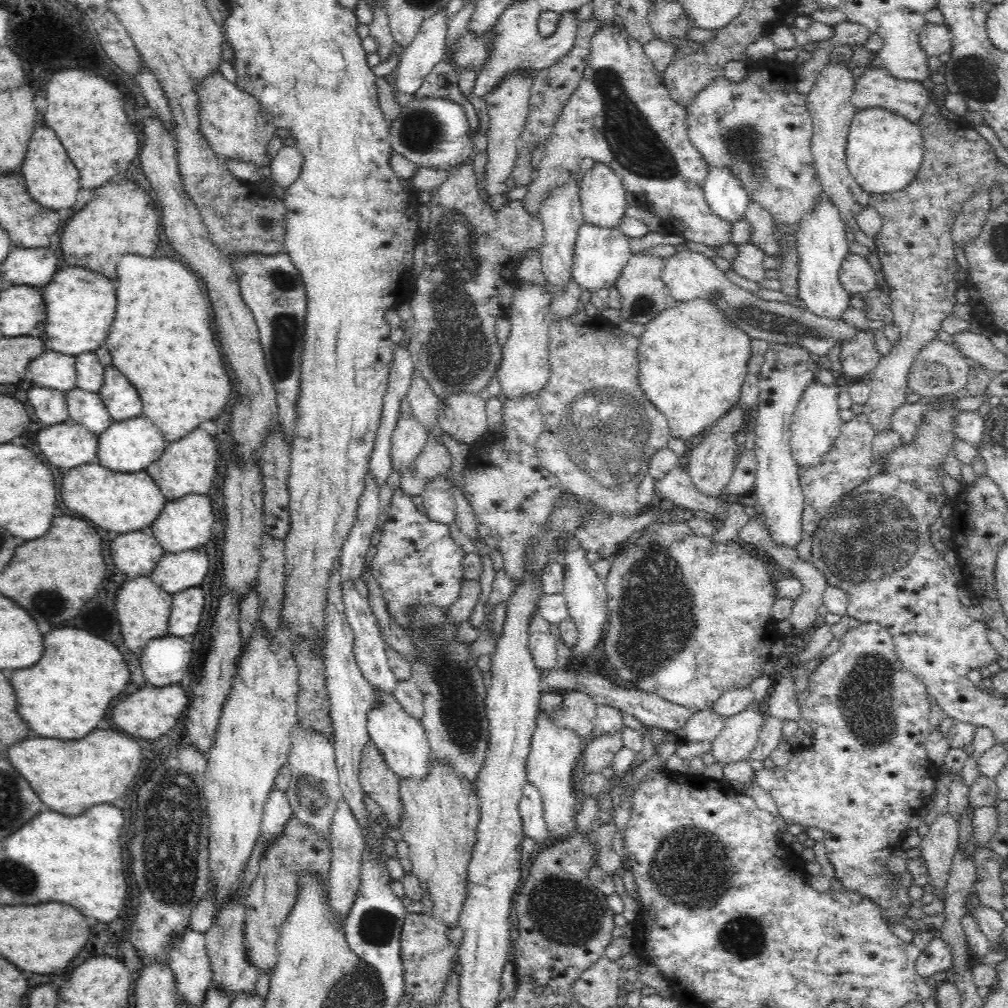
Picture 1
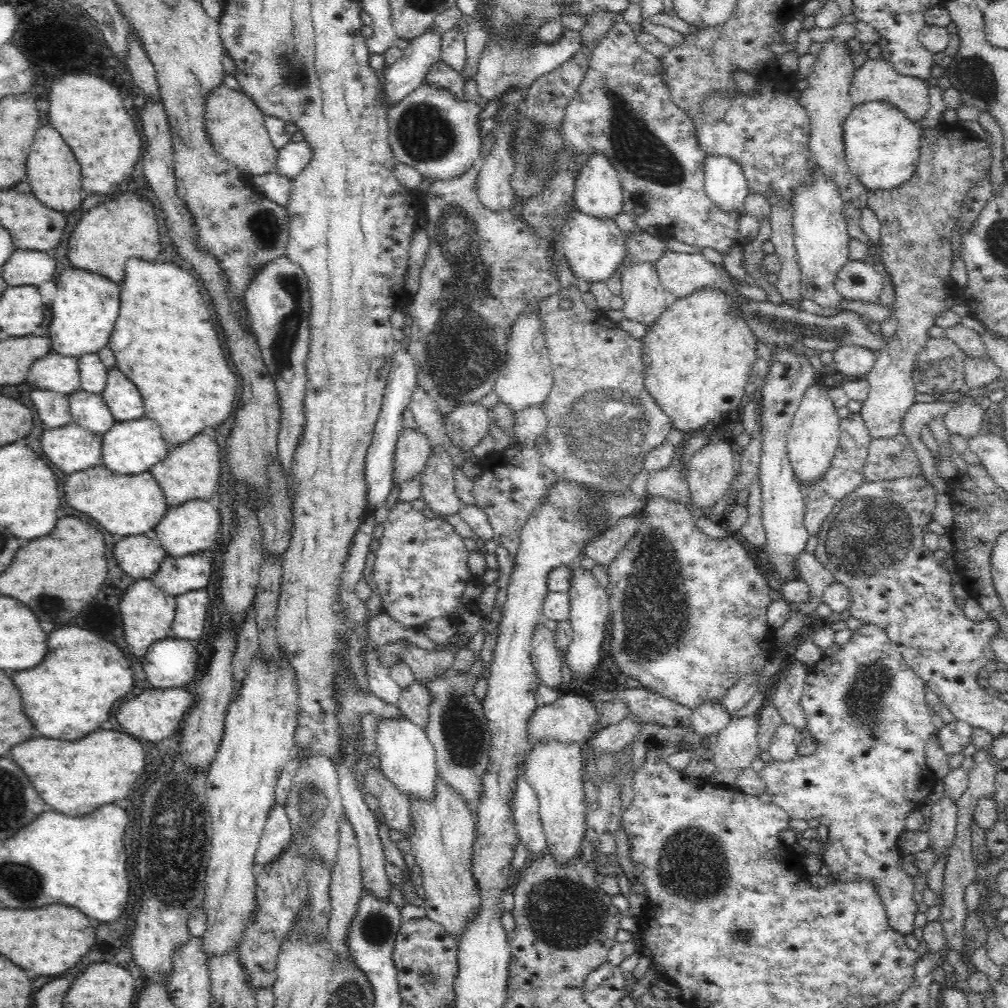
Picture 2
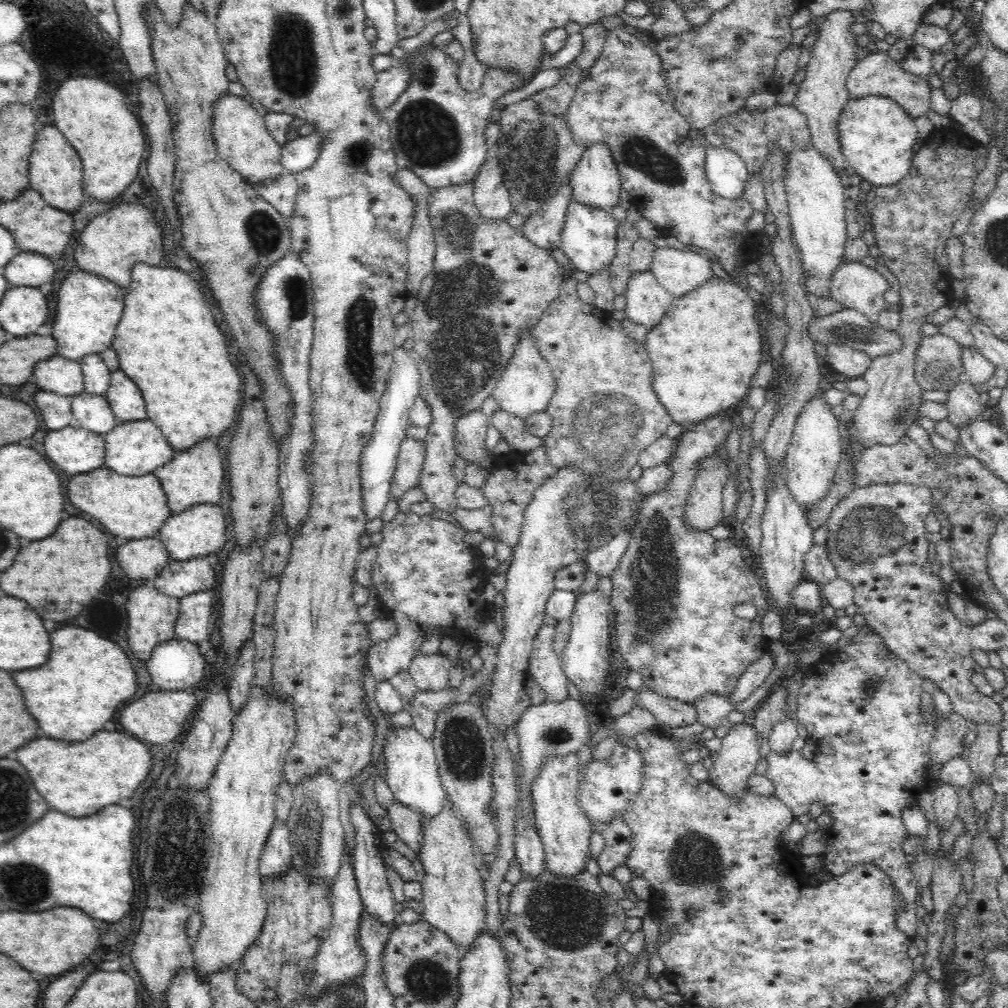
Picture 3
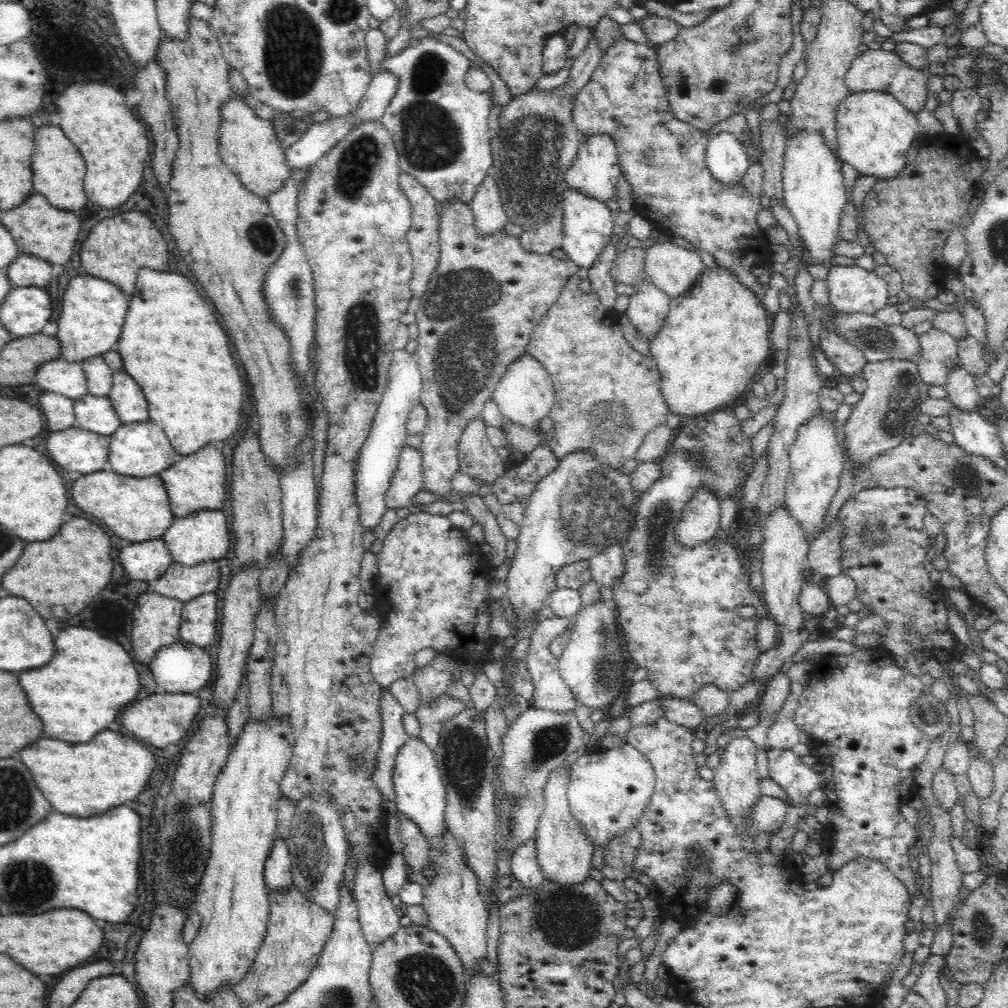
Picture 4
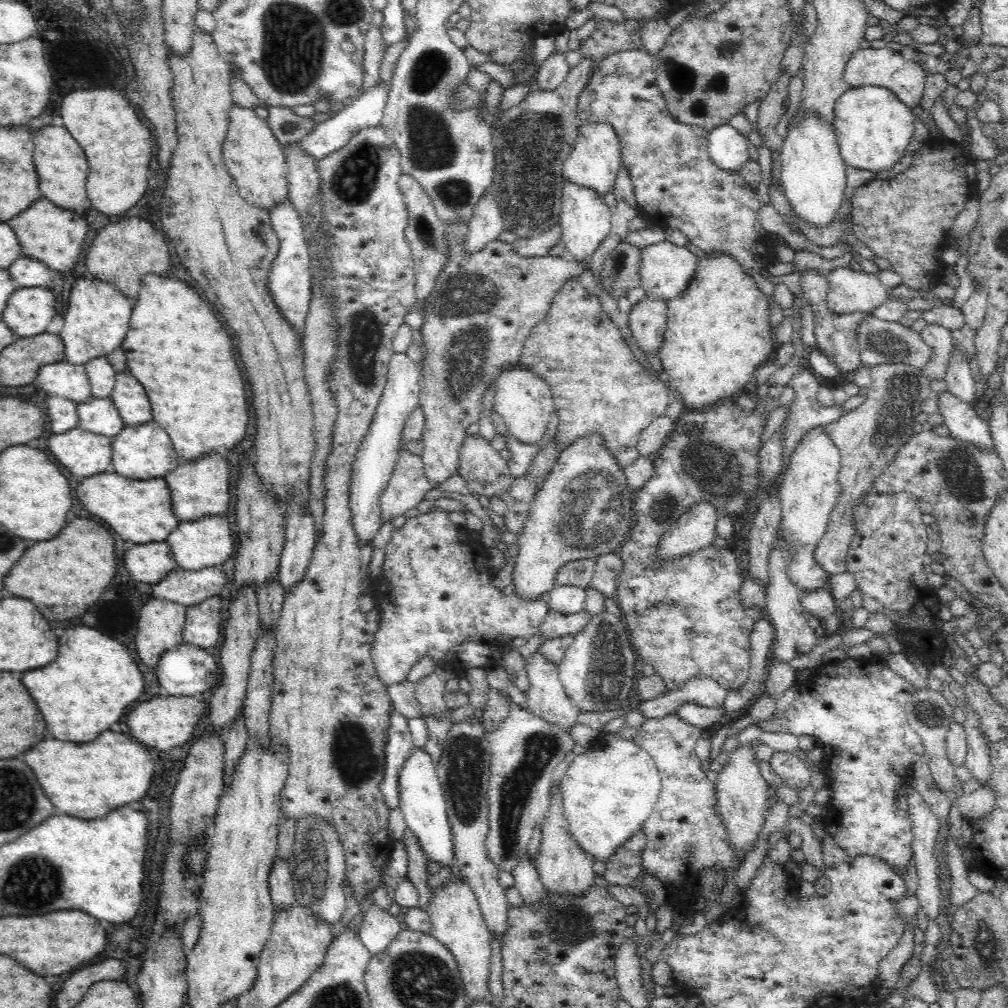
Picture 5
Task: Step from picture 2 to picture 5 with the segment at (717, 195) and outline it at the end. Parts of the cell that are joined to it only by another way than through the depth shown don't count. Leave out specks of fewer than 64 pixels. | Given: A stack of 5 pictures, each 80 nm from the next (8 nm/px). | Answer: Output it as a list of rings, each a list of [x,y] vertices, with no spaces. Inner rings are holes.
[[[727,122],[709,131],[707,139],[708,157],[712,163],[725,172],[739,174],[749,161],[746,139]]]

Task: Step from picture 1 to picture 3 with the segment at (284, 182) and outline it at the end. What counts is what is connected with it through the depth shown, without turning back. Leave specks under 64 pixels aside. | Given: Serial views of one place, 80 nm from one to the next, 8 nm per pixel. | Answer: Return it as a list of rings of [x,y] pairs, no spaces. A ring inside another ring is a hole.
[[[313,131],[305,137],[296,137],[288,141],[280,150],[280,163],[288,173],[297,175],[312,166],[318,158],[320,135]]]

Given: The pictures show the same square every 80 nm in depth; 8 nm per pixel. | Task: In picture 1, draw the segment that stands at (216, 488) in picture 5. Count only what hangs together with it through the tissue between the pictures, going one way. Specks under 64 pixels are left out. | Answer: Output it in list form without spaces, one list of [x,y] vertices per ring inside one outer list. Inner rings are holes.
[[[197,427],[184,438],[170,442],[164,448],[163,456],[148,464],[144,470],[155,480],[158,488],[169,502],[174,502],[192,492],[208,495],[208,490],[210,490],[216,475],[216,454],[218,454],[216,450],[212,436],[204,429]]]

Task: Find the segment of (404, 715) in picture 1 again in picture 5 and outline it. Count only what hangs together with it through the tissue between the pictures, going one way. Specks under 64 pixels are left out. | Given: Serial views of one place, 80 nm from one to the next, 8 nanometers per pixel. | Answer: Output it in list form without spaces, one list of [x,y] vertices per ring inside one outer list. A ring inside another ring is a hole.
[[[412,746],[410,748],[410,756],[404,758],[404,764],[398,772],[398,787],[399,787],[399,804],[402,814],[409,830],[413,832],[413,836],[420,843],[421,850],[424,851],[424,855],[428,860],[436,860],[436,864],[442,864],[442,866],[452,866],[454,851],[452,844],[452,831],[450,830],[450,823],[448,823],[447,817],[447,802],[442,789],[441,782],[437,777],[437,767],[433,763],[430,754],[419,746]]]

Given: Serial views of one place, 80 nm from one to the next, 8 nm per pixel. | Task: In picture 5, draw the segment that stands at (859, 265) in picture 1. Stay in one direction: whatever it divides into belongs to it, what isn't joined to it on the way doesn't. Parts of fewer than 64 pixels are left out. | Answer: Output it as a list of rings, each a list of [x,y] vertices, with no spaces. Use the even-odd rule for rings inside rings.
[[[836,267],[826,278],[828,308],[836,314],[872,314],[887,301],[887,289],[874,273]]]

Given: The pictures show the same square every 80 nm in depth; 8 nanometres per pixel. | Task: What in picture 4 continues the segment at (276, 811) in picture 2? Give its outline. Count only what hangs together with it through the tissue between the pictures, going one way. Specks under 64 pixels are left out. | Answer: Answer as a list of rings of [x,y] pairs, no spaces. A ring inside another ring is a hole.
[[[275,834],[275,843],[264,862],[264,882],[269,890],[286,892],[292,886],[292,867],[286,838]]]

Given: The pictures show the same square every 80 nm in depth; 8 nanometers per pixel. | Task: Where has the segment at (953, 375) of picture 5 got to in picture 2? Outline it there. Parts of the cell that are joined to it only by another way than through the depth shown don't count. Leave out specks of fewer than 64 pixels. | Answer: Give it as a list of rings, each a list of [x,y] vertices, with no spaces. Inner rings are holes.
[[[960,396],[958,404],[943,416],[945,428],[950,434],[973,439],[987,422],[988,413],[982,410],[979,404],[974,403],[970,396]]]

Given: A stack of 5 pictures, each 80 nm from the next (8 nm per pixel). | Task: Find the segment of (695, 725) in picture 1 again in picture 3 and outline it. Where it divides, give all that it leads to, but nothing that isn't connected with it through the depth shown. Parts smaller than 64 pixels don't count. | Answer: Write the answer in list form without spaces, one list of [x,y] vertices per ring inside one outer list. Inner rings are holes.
[[[706,694],[696,702],[696,719],[704,727],[704,730],[714,731],[718,727],[730,726],[728,715],[734,707],[727,696]]]

